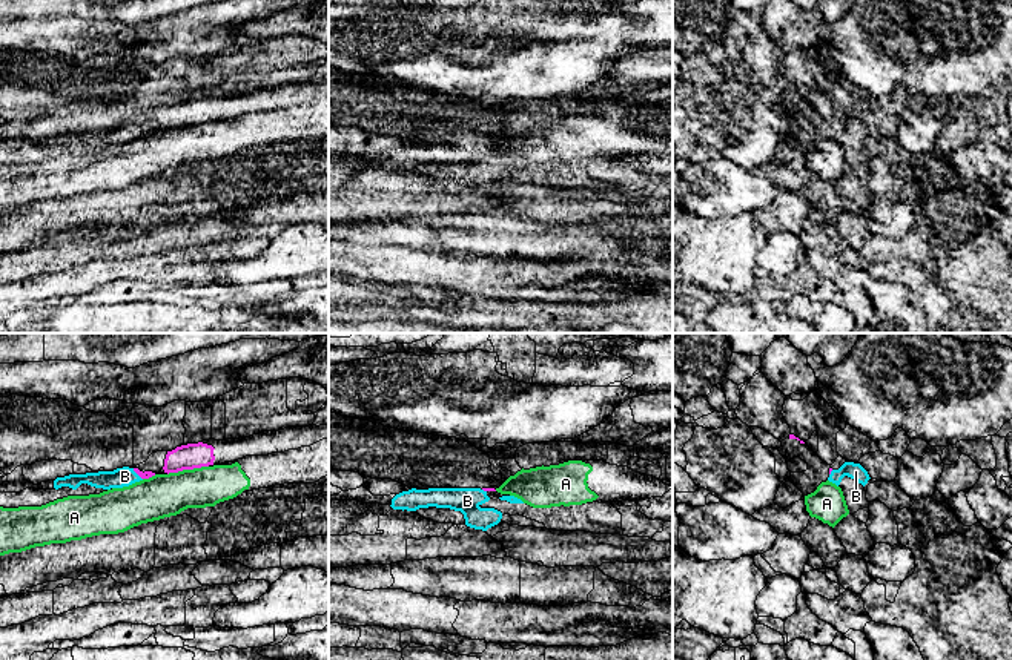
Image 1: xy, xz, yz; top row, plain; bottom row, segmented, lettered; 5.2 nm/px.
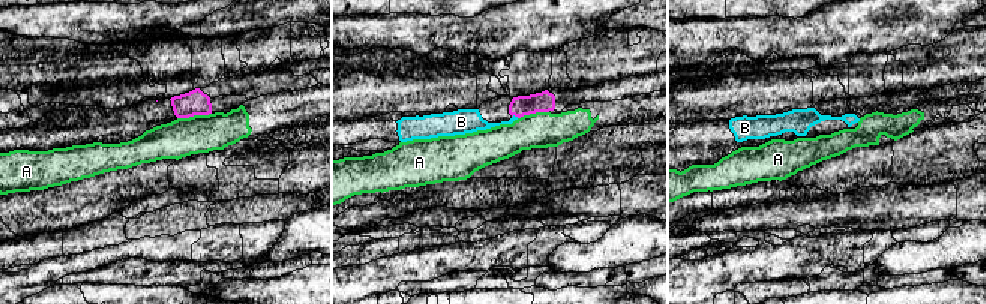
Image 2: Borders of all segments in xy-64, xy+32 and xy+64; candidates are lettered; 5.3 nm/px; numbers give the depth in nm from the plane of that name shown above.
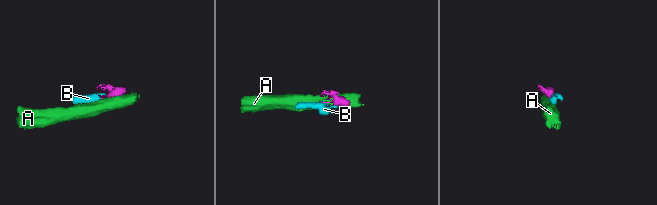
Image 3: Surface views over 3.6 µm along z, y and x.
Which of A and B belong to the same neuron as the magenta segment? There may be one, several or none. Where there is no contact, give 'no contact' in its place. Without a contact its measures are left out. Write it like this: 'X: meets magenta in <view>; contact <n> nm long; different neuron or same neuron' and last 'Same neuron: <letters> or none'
A: meets magenta in xy; contact 220 nm long; different neuron
B: meets magenta in xy; contact 80 nm long; same neuron
Same neuron: B

